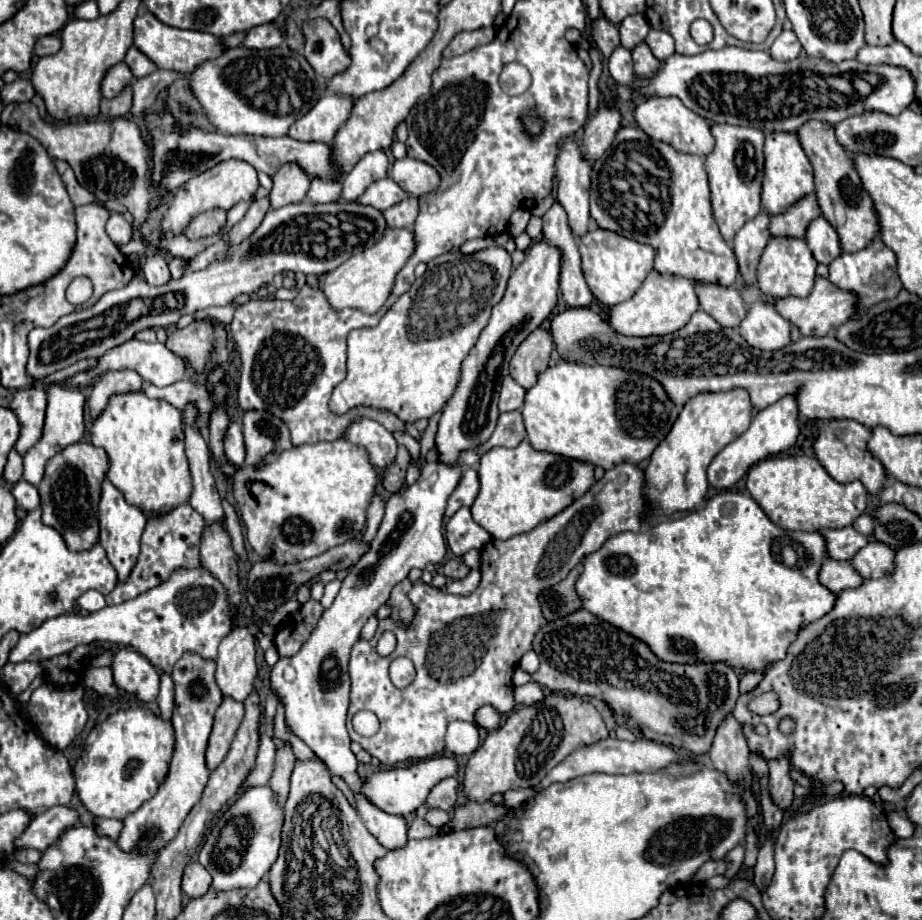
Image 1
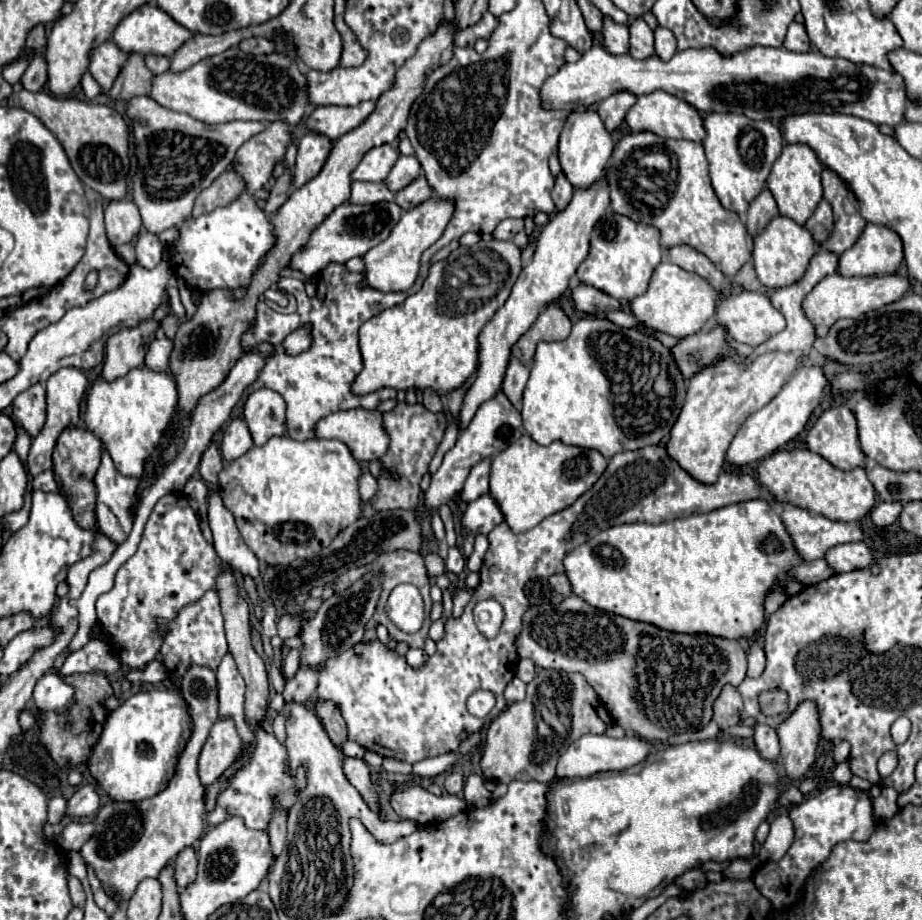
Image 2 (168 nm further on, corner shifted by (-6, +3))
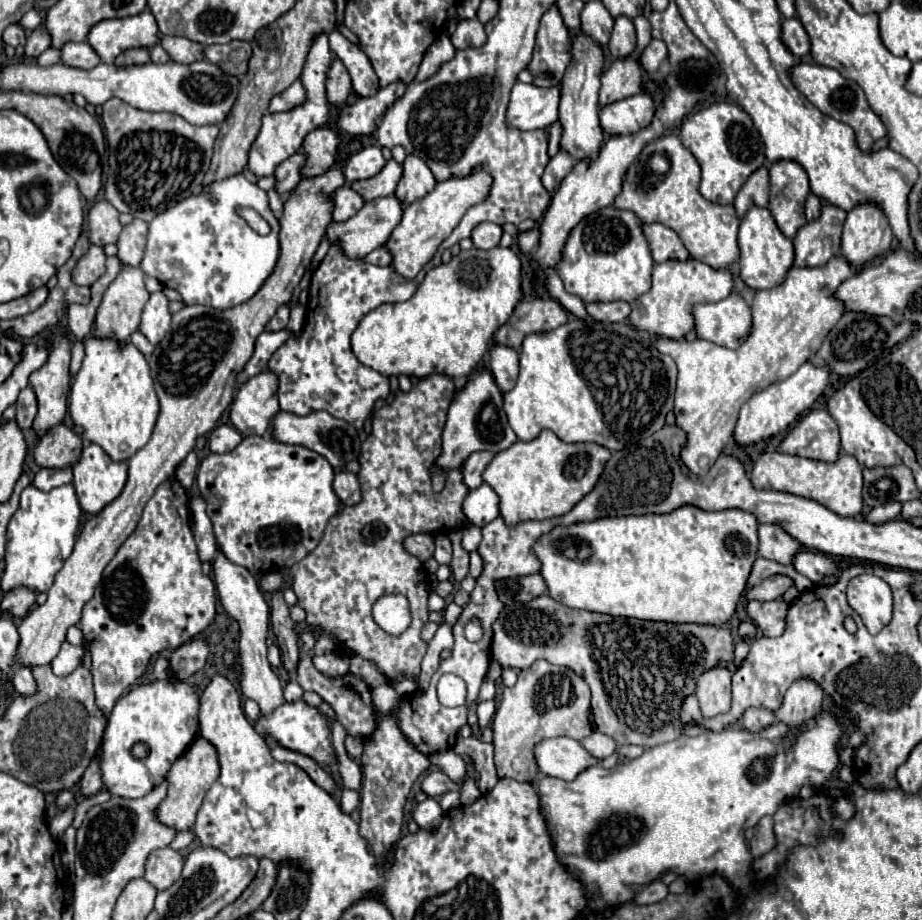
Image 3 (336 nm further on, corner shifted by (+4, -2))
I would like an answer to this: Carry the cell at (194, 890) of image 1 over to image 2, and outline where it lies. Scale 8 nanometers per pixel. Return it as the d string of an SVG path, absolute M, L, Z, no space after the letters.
M186 847L176 855L176 883L178 883L178 889L184 891L188 885L192 885L196 881L196 873L198 873L198 857L196 857L192 847Z

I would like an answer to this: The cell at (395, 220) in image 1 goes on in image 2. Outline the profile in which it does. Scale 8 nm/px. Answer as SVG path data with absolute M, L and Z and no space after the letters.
M420 175L414 183L410 183L408 187L404 187L404 189L400 189L396 193L396 203L400 205L402 211L408 211L408 209L414 209L420 203L428 201L430 197L432 197L432 191L430 191L430 187L426 183L426 177Z

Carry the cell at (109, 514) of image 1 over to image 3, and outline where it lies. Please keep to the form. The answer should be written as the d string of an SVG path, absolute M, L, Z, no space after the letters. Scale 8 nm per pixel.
M88 444L74 464L74 488L84 512L96 514L124 488L128 462L112 460L98 444Z

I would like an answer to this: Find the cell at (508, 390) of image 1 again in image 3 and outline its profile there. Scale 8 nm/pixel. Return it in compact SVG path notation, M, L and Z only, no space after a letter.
M494 344L494 346L490 346L488 354L490 354L488 364L490 364L492 374L496 378L496 384L500 386L502 392L508 392L508 388L512 388L512 384L516 384L518 352L514 348Z

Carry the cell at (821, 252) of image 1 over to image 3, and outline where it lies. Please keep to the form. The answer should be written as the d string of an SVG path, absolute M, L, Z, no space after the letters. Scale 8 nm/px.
M810 194L808 200L806 200L806 218L808 218L808 222L812 222L812 220L816 220L820 216L820 208L822 208L820 198Z

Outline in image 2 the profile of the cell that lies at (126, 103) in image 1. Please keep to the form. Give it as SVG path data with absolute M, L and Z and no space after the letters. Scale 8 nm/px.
M134 53L122 67L108 97L112 101L130 101L140 95L150 95L150 79L152 77L154 75L146 69L142 55Z

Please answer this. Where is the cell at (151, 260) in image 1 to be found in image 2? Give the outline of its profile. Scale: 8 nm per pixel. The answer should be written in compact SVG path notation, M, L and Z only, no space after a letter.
M142 231L138 245L136 245L136 263L146 267L146 269L154 269L162 259L162 245L158 235Z

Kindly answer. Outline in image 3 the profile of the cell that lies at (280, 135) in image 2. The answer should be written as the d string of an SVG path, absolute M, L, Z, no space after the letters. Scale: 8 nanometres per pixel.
M320 32L312 40L304 70L300 74L300 82L302 82L302 86L306 90L304 102L294 106L292 110L286 110L286 112L266 114L264 120L262 120L260 134L258 134L258 138L254 140L254 144L250 148L248 166L258 178L274 174L274 170L278 168L280 162L284 162L286 158L290 158L292 154L296 154L302 148L304 136L308 132L312 132L314 128L320 128L320 126L324 126L328 122L330 106L328 106L328 100L326 100L326 72L330 68L330 62L332 62L332 52L330 52L330 46L328 46L328 34Z

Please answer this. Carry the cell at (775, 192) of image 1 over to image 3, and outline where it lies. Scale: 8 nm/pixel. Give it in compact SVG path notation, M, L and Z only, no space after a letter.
M780 160L780 164L770 166L770 204L768 204L768 208L786 238L794 238L798 228L802 228L806 224L804 200L808 198L808 194L810 194L808 176L804 176L804 168L800 168L800 164Z

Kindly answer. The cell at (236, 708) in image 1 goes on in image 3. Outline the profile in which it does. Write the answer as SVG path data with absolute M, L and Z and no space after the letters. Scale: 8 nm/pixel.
M198 738L188 748L188 752L180 760L176 760L168 770L164 778L168 782L168 792L166 792L166 798L156 808L156 820L162 822L164 826L174 828L176 832L190 830L204 796L210 790L210 786L216 782L218 774L220 774L220 766L216 764L216 750L204 738Z

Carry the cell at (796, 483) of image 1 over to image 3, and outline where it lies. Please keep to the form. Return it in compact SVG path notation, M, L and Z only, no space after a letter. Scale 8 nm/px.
M764 452L752 468L752 486L816 500L840 516L858 516L862 512L862 468L850 454L840 454L836 462L822 462L782 452Z

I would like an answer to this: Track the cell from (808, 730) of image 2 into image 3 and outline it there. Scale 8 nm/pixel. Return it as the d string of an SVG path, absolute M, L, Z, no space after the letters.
M800 676L788 688L780 710L776 712L776 720L788 720L788 724L804 724L820 712L824 700L824 690L812 678Z

